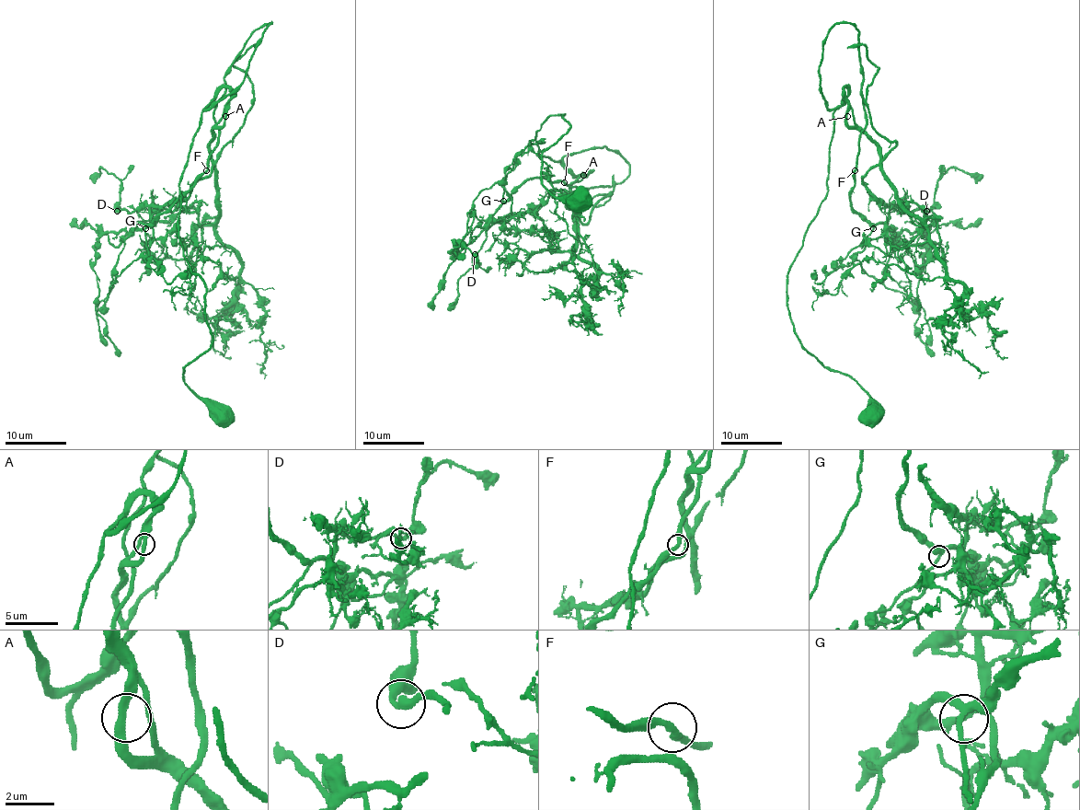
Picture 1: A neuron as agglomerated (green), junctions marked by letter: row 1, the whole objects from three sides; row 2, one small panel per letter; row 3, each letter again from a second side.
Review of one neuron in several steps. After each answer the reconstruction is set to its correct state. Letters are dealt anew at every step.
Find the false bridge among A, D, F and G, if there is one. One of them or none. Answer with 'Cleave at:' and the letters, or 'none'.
Cleave at: F

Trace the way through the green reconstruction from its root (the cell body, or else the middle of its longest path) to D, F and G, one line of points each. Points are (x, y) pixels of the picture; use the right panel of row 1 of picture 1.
D: (838, 107), (845, 87), (853, 121), (876, 145), (879, 162), (862, 178), (866, 190), (901, 213), (926, 211)
F: (838, 107), (829, 109), (821, 91), (822, 41), (838, 23), (850, 23), (857, 32), (867, 116), (855, 169)
G: (838, 107), (845, 87), (853, 121), (876, 145), (879, 162), (862, 183), (889, 210), (891, 228), (873, 228)

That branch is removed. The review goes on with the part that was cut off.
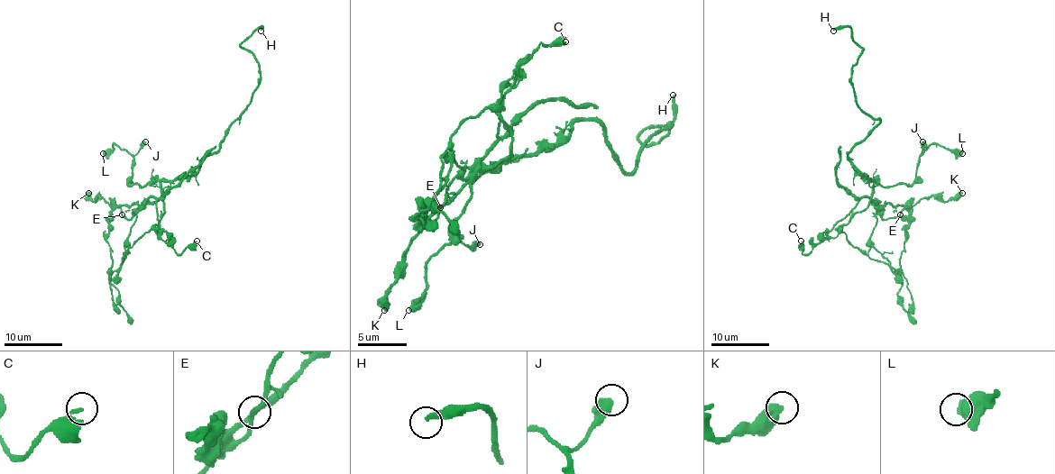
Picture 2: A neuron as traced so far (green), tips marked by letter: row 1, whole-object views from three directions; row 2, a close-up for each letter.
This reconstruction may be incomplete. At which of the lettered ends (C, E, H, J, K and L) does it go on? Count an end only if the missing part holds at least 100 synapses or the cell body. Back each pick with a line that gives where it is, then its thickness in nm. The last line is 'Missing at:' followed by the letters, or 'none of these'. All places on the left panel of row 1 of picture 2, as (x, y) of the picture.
H: (261, 31) | 240 nm
Missing at: H

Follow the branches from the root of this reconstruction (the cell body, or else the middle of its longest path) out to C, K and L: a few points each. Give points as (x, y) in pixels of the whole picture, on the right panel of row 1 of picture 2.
C: (857, 168), (873, 186), (868, 205), (845, 225), (831, 229), (807, 254), (802, 252), (801, 241)
K: (857, 168), (873, 186), (871, 198), (880, 205), (912, 205), (928, 195), (939, 195), (947, 202), (962, 193)
L: (857, 168), (868, 179), (893, 186), (913, 182), (918, 158), (931, 144), (958, 149), (962, 153)

